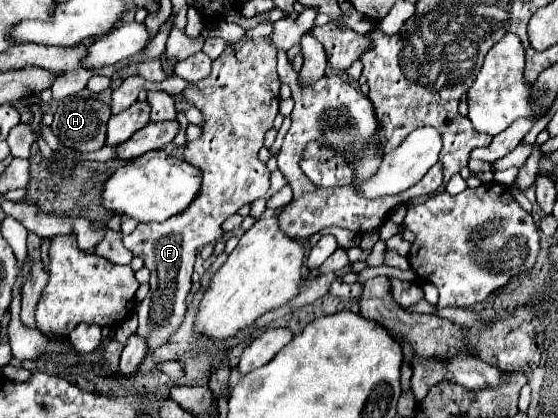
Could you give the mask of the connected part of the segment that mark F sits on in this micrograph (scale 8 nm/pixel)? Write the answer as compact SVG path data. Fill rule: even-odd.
M271 22L259 24L253 30L247 30L247 40L239 44L229 44L225 52L213 60L213 70L211 76L205 78L203 82L193 84L193 88L187 88L183 94L203 112L203 134L195 142L187 142L185 146L185 160L197 168L203 170L203 184L199 198L189 206L183 214L171 216L169 220L157 224L139 224L129 236L123 236L125 248L129 248L135 256L143 258L145 266L151 270L151 290L145 296L143 302L137 306L137 316L139 316L139 328L137 334L139 338L147 340L147 354L153 354L157 348L169 342L169 338L177 332L181 326L187 304L185 298L191 288L191 274L193 274L193 264L197 252L207 246L209 242L215 242L223 236L223 220L227 220L231 214L237 214L239 208L245 204L255 202L257 198L263 198L269 190L269 168L259 160L259 150L263 146L263 136L265 132L273 126L273 120L279 112L279 76L277 76L277 50L269 44L269 34L271 34Z

